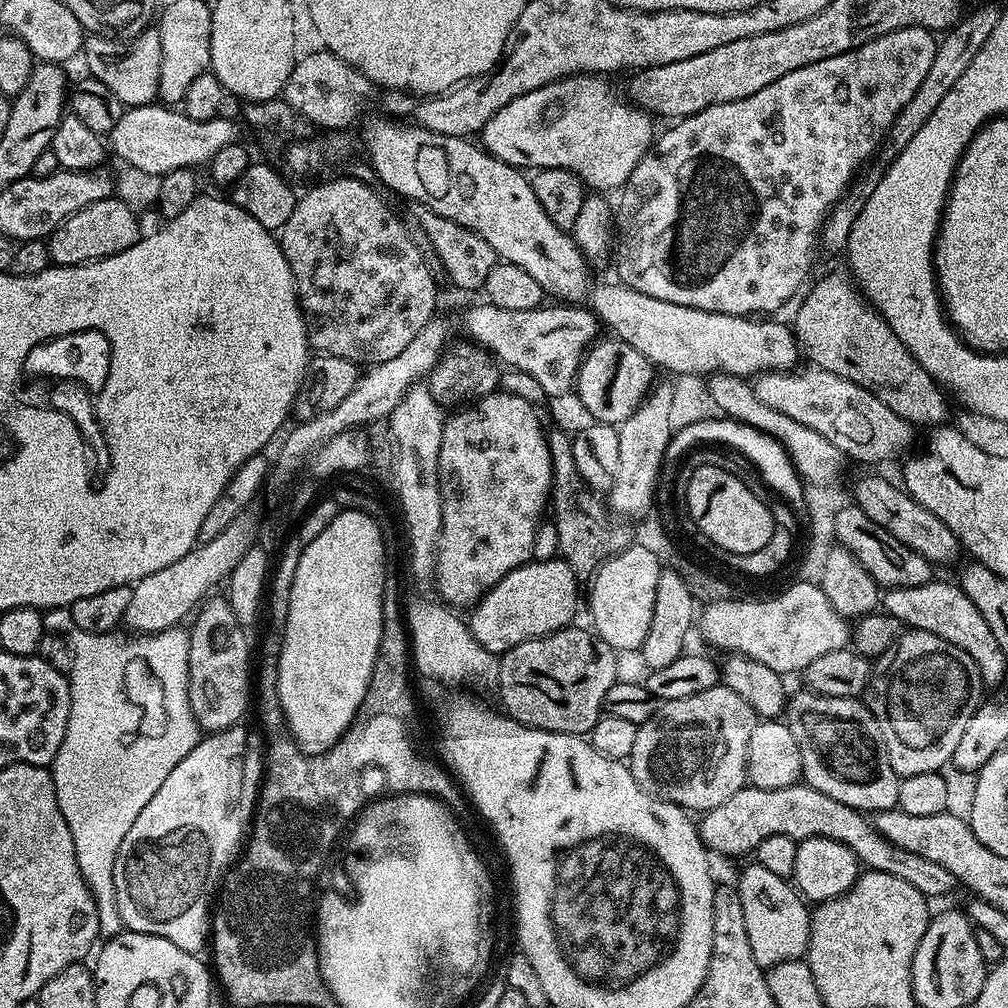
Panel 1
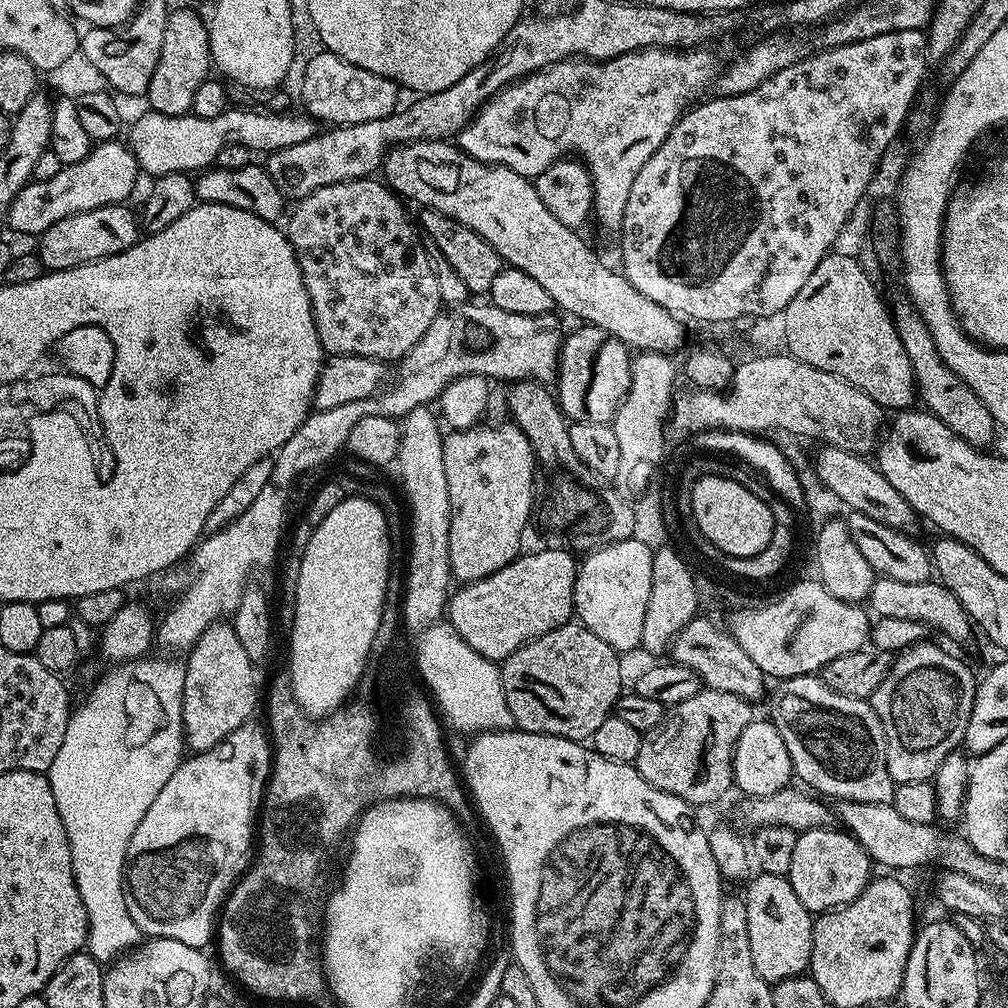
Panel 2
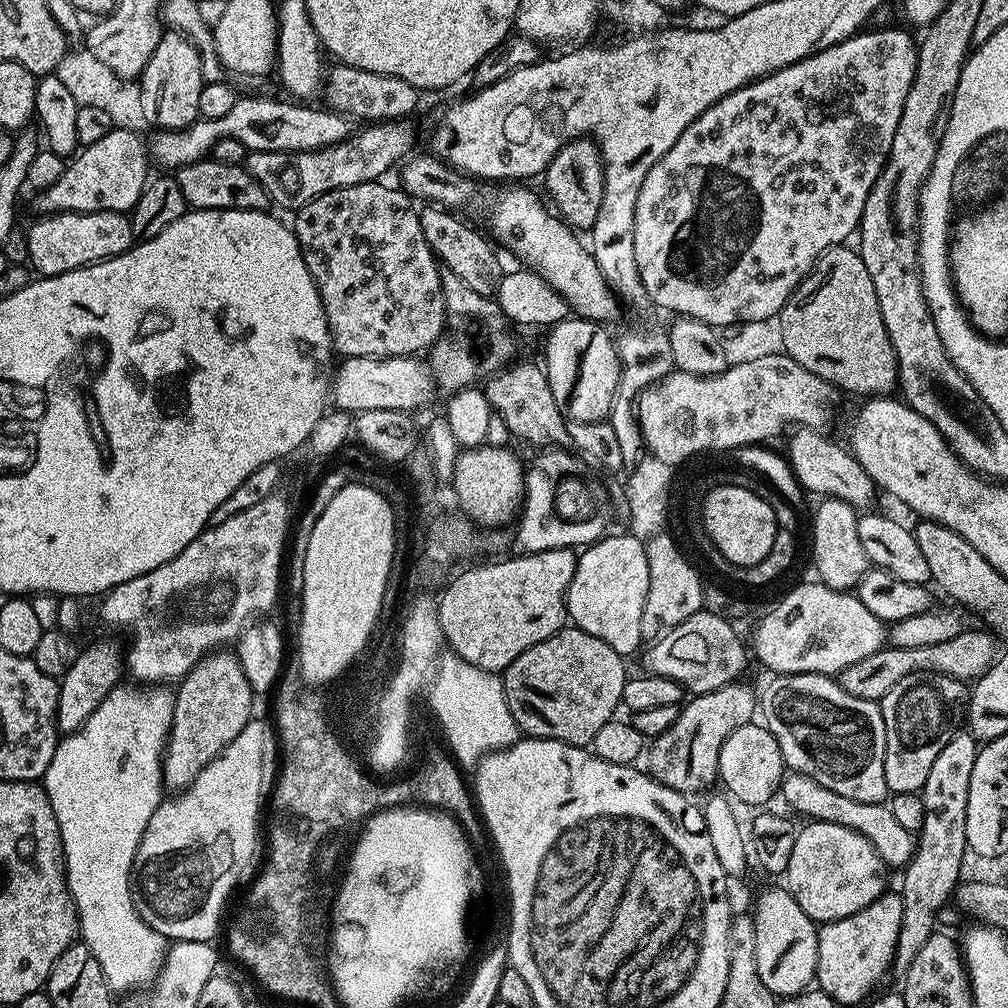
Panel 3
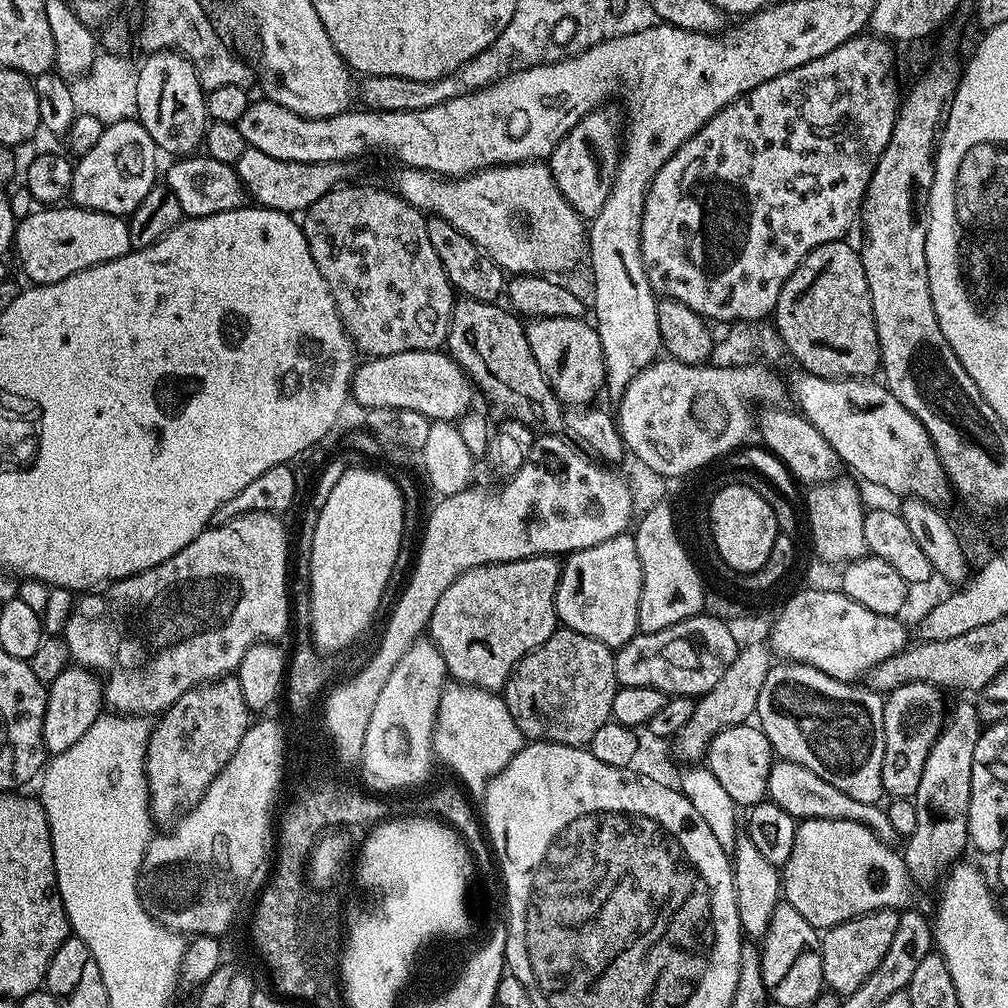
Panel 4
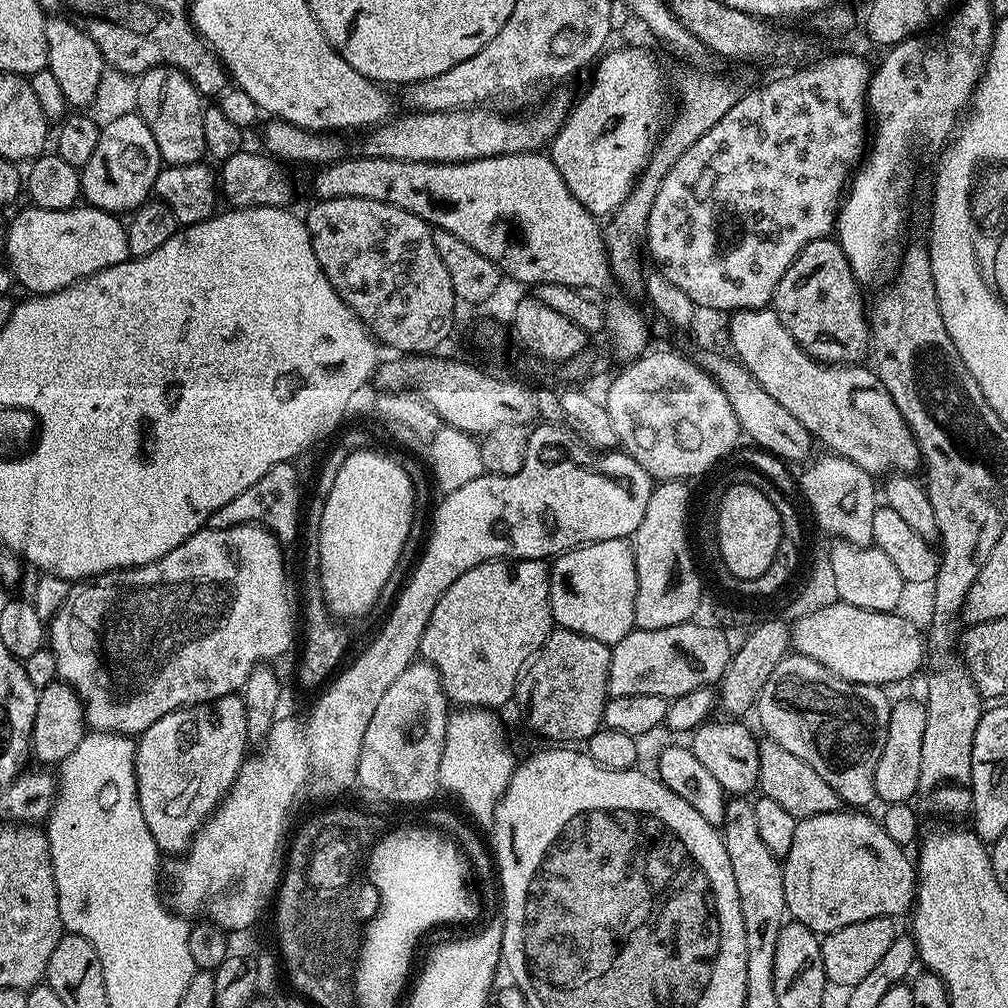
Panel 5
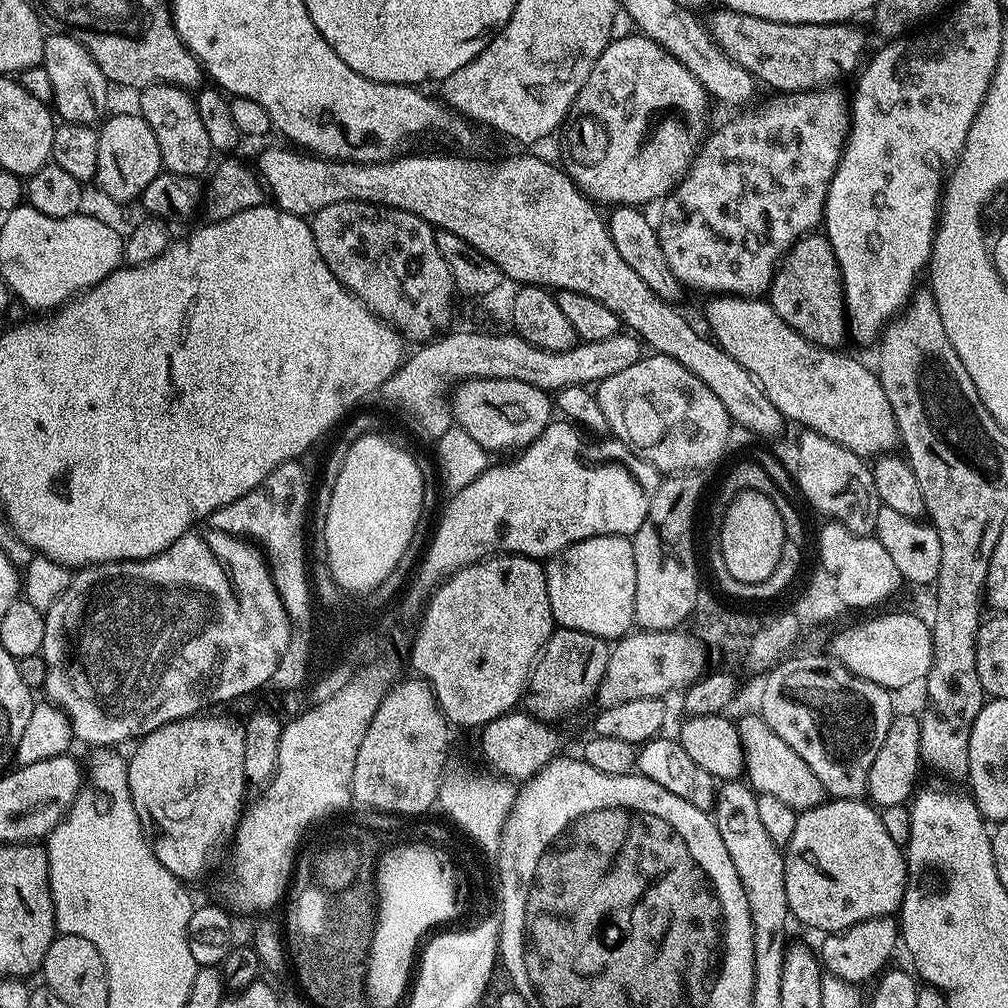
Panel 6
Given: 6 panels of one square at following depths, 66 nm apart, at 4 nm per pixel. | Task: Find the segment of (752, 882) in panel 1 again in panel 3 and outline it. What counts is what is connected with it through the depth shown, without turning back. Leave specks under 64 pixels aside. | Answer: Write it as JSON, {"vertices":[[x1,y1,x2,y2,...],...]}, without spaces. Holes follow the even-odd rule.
{"vertices":[[787,887,768,888,756,900,756,912,752,916,754,922,754,958,758,962,758,978,762,978,762,986,770,990,773,996,783,998,796,996,799,992,807,992,813,987,818,966,818,924,811,920,794,902]]}

